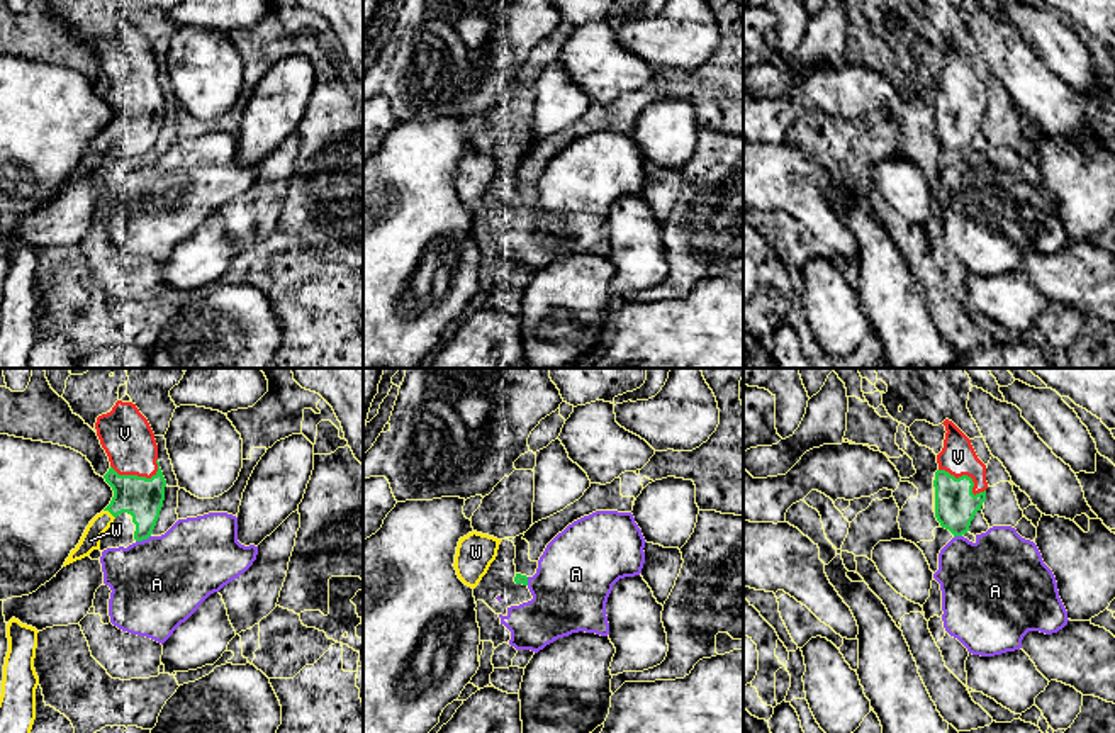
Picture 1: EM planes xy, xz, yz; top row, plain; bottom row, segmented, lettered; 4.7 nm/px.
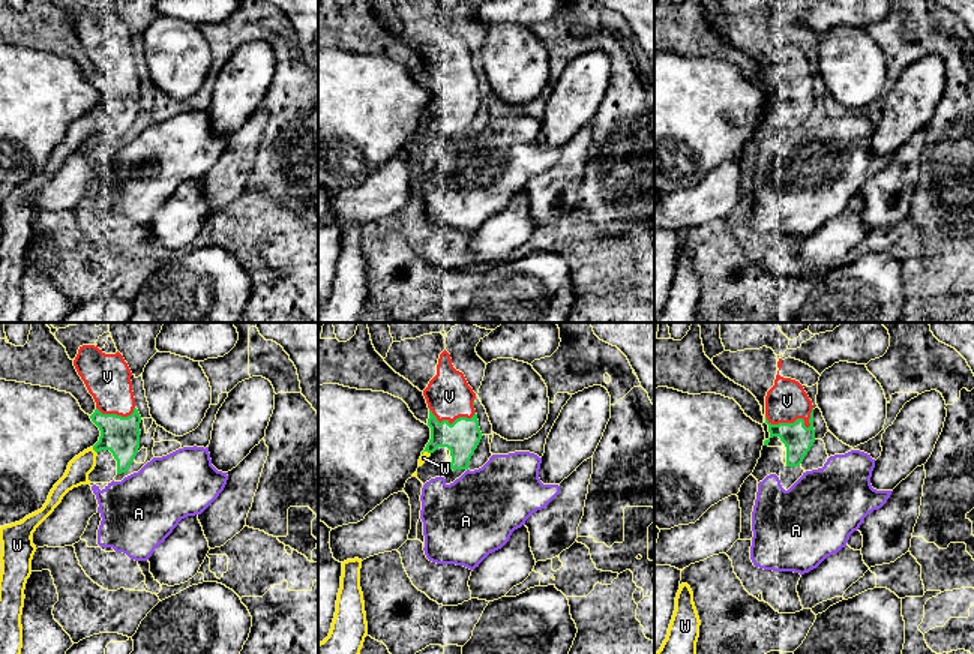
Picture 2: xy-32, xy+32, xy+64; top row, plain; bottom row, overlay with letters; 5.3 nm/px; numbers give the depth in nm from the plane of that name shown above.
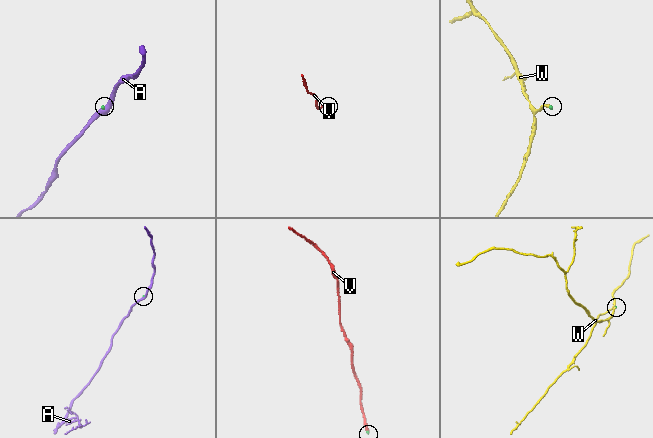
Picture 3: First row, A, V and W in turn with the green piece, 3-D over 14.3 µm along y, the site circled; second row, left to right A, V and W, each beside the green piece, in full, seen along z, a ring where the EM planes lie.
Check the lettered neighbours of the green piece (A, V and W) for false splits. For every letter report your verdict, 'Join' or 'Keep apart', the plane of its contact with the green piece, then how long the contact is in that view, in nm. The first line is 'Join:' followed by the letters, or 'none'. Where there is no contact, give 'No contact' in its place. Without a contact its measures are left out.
Join: V, W
A: Keep apart. Touches green in xy. Shared border 80 nm
V: Join. Touches green in xy. Shared border 240 nm
W: Join. Touches green in xy. Shared border 70 nm

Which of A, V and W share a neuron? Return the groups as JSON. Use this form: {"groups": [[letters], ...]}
{"groups": [["A"], ["V", "W"]]}

